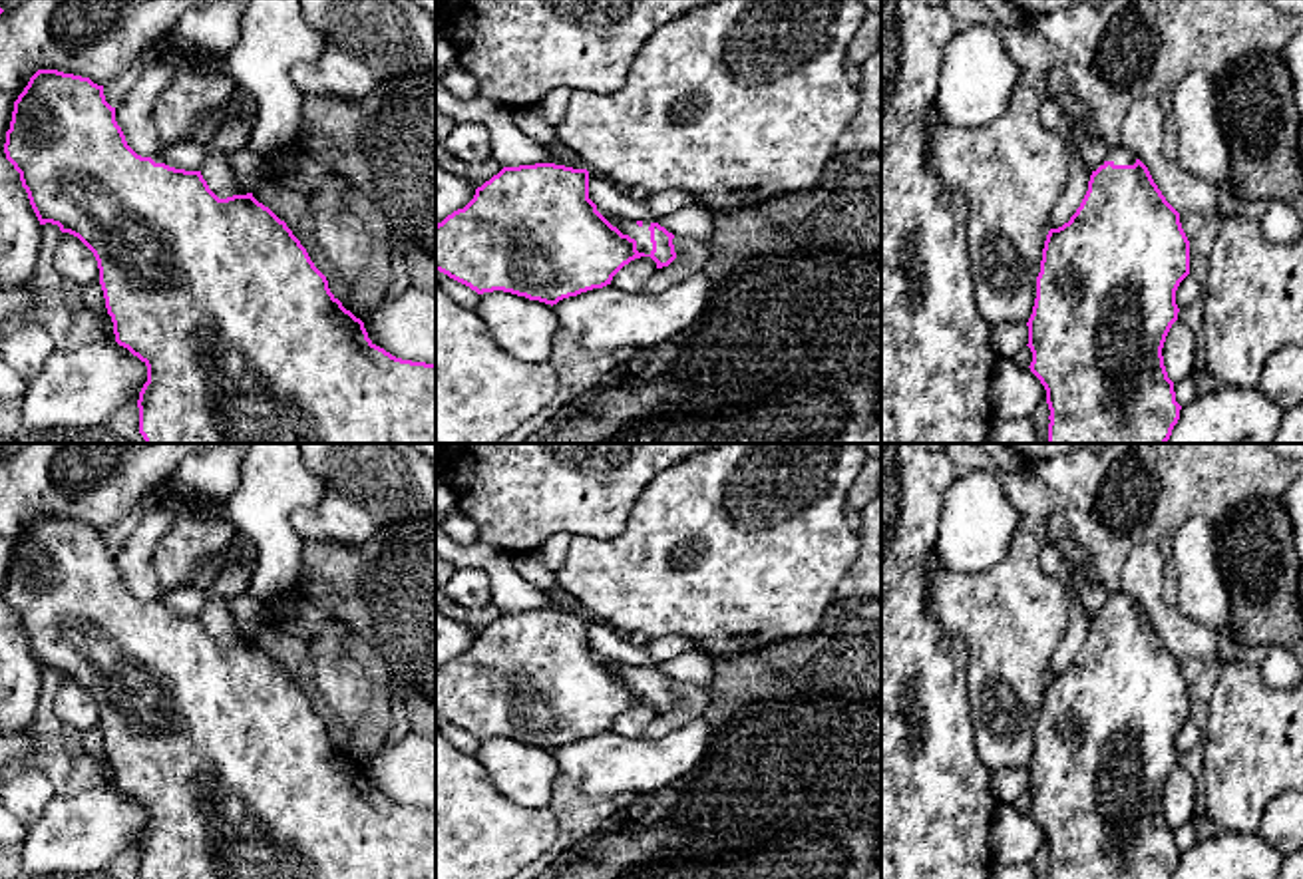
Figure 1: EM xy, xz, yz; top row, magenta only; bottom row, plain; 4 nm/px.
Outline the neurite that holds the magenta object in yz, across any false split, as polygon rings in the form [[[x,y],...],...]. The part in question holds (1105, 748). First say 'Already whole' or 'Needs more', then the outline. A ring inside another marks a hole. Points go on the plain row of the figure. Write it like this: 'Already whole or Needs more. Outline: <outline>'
Needs more. Outline: [[[1112,593],[1092,616],[1076,658],[1062,672],[1048,676],[1042,694],[1026,791],[1032,797],[1028,813],[1046,835],[1048,879],[1172,879],[1182,851],[1176,847],[1162,793],[1180,758],[1176,736],[1188,720],[1190,686],[1180,658],[1134,599]]]

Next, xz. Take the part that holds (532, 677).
Needs more. Outline: [[[555,609],[503,613],[473,644],[436,670],[436,716],[477,740],[503,736],[557,750],[611,730],[631,706],[651,702],[656,714],[674,704],[674,680],[658,668],[615,662],[589,644],[589,616]]]

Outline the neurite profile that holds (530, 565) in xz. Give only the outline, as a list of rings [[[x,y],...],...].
[[[537,551],[515,553],[513,567],[523,579],[527,579],[543,593],[553,591],[559,585],[555,573],[543,563]]]

